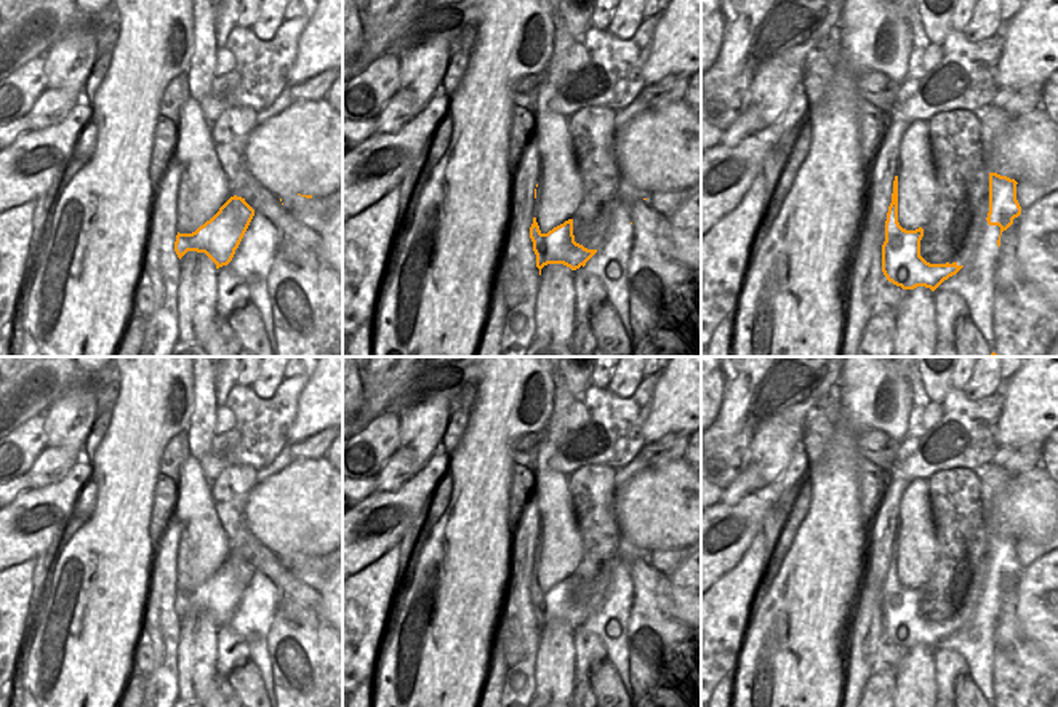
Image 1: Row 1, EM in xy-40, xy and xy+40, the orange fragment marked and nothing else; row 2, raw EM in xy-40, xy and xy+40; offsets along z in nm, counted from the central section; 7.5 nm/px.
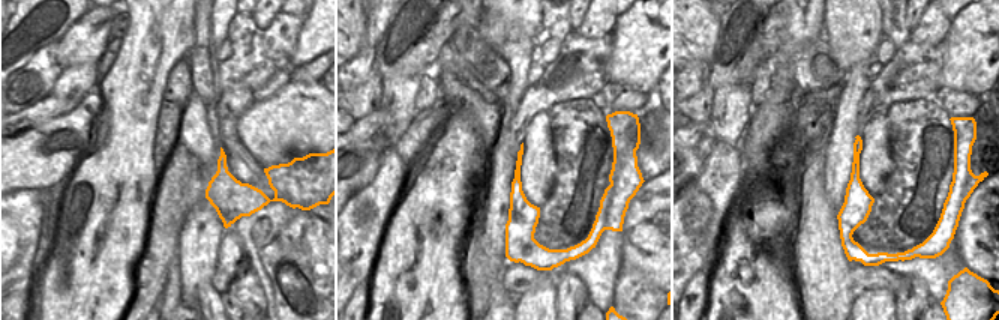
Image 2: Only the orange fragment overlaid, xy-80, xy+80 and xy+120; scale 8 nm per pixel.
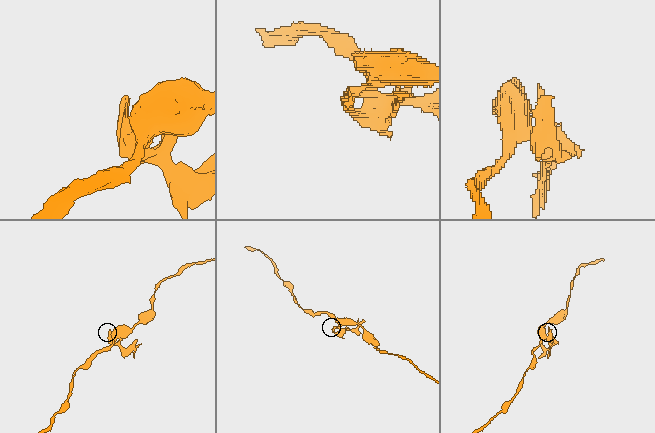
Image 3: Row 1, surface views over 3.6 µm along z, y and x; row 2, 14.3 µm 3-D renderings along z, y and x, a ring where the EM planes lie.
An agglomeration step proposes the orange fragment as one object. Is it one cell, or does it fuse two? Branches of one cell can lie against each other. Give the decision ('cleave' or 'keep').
cleave

